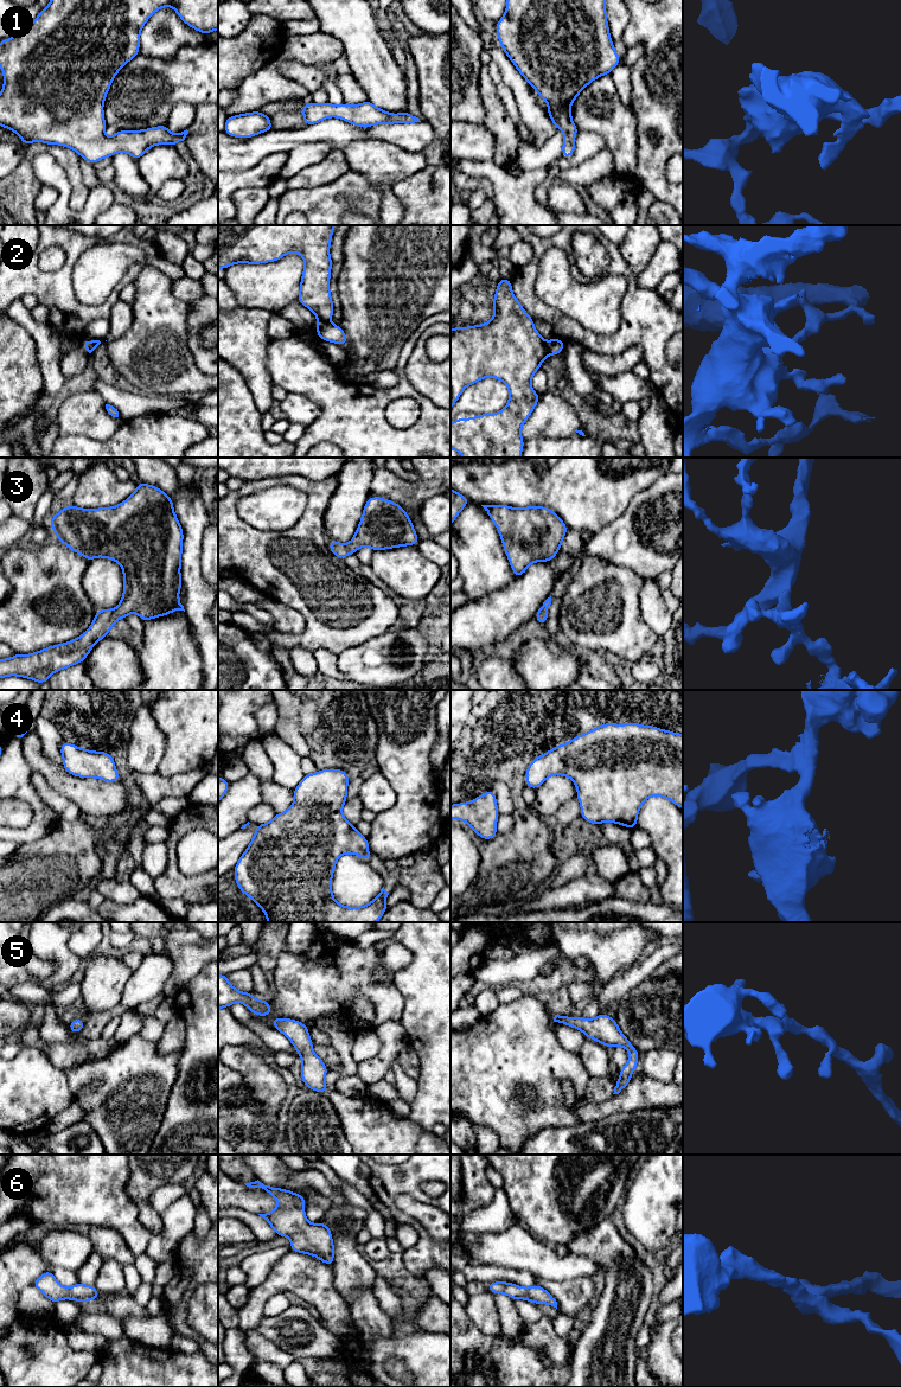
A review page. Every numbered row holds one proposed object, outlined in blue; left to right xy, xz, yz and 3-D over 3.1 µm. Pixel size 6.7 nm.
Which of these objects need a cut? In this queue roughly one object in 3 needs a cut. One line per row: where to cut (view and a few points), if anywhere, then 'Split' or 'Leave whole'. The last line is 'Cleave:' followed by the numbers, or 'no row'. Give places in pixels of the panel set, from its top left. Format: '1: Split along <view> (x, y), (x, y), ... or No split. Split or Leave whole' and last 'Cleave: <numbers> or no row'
1: No split. Leave whole
2: Split along xz (328, 321), (319, 324). Split
3: No split. Leave whole
4: No split. Leave whole
5: No split. Leave whole
6: No split. Leave whole
Cleave: 2

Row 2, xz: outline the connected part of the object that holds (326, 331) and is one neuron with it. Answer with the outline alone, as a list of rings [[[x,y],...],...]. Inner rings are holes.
[[[320,322],[315,326],[317,334],[320,340],[331,341],[338,345],[346,345],[349,339],[339,325],[331,322]]]

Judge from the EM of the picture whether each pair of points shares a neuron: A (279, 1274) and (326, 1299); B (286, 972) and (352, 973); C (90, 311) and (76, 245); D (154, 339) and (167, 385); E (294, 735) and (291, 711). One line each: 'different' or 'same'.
A: same
B: same
C: same
D: same
E: same

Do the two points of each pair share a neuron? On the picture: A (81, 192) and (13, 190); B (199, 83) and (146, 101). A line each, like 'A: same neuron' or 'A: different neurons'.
A: same neuron
B: same neuron

